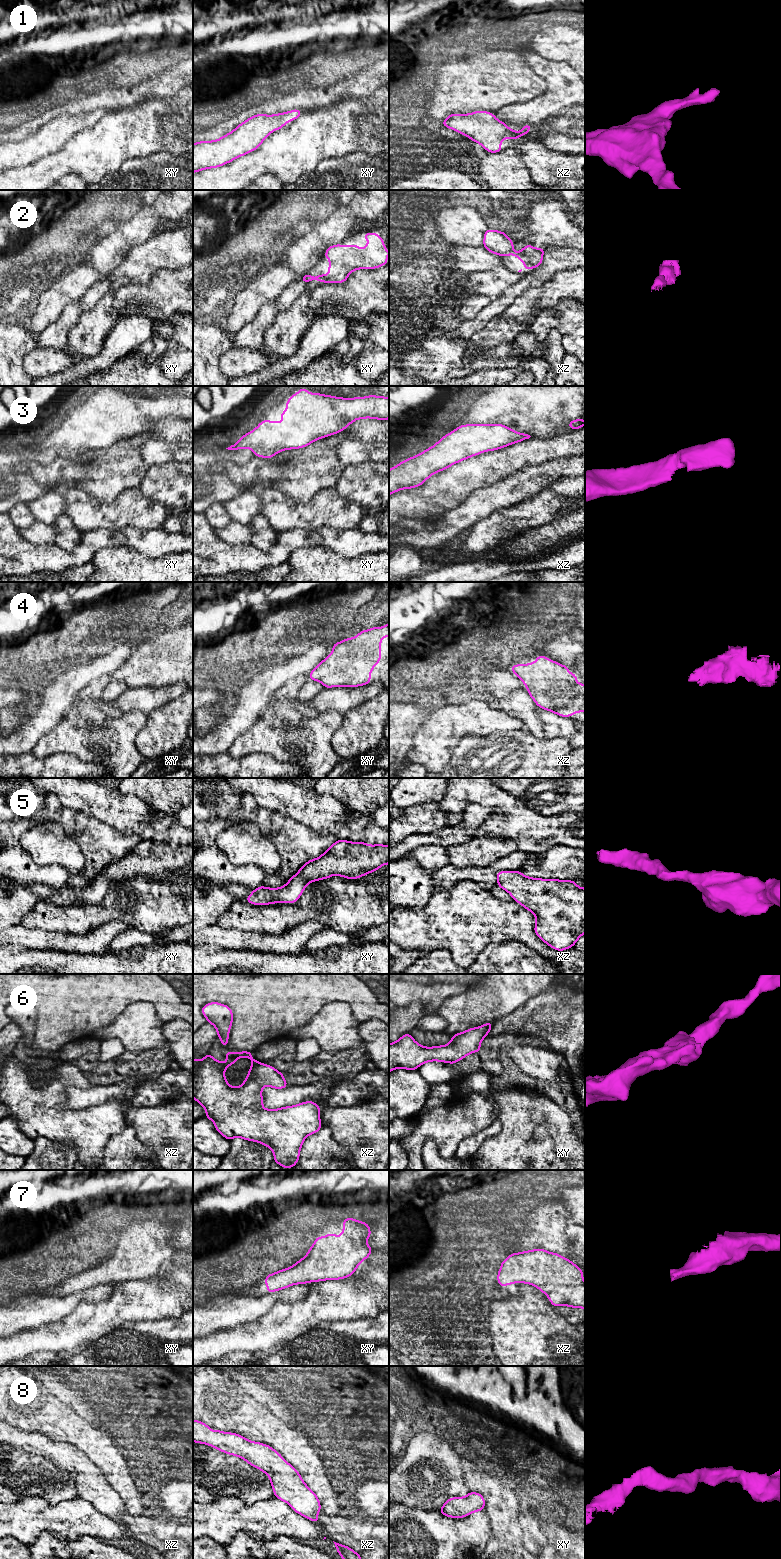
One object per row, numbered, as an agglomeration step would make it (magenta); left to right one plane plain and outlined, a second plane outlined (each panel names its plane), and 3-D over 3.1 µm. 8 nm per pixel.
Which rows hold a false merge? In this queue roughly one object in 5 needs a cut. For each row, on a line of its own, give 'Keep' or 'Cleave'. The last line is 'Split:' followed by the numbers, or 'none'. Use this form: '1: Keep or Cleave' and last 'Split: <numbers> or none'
1: Keep
2: Keep
3: Keep
4: Keep
5: Keep
6: Keep
7: Keep
8: Keep
Split: none

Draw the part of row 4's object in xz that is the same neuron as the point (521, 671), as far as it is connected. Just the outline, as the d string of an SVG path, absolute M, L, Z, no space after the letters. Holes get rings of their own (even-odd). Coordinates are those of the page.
M538 655L533 663L512 665L511 671L526 685L527 692L539 708L569 717L576 712L585 712L585 684L577 683L576 674L567 672L569 667Z

